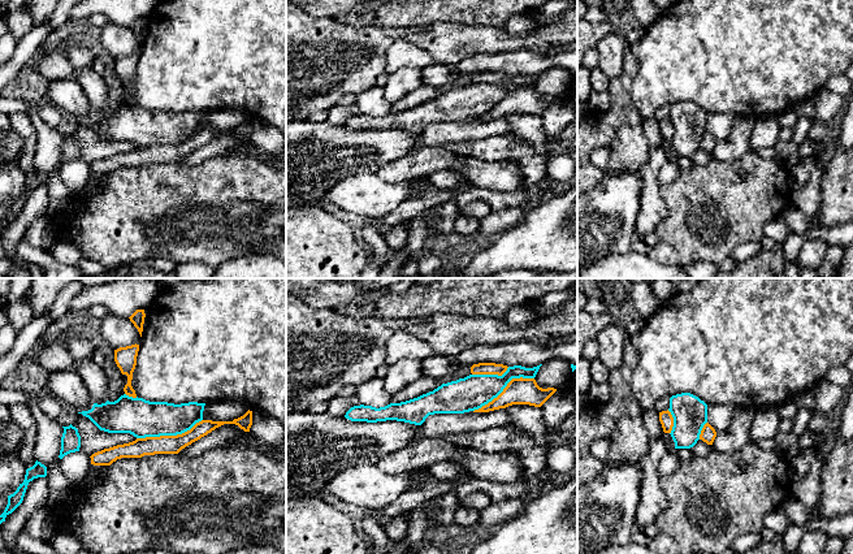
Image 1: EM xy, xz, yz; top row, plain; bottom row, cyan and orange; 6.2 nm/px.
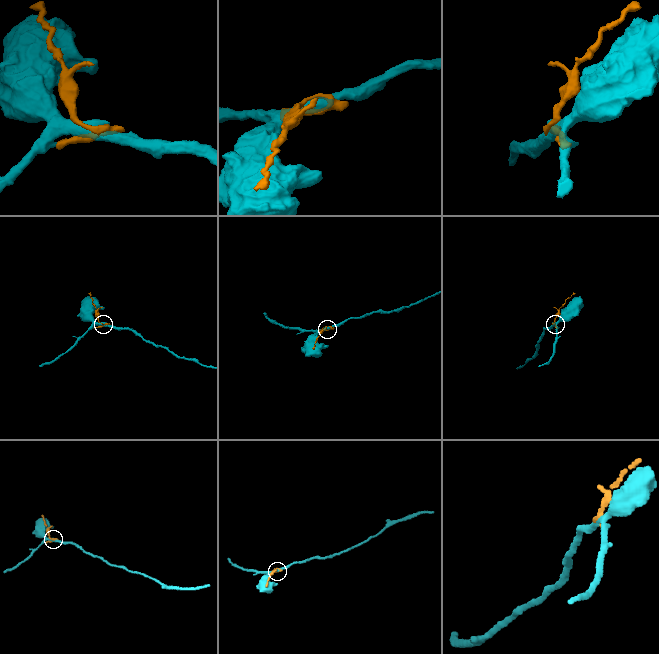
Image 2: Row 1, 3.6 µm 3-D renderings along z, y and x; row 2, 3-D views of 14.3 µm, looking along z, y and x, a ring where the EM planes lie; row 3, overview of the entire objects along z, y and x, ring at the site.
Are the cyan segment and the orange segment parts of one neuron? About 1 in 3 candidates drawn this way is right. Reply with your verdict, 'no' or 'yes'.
no

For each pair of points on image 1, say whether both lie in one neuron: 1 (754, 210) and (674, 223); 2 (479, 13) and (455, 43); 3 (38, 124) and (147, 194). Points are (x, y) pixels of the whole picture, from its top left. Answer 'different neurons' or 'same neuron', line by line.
1: same neuron
2: different neurons
3: different neurons

